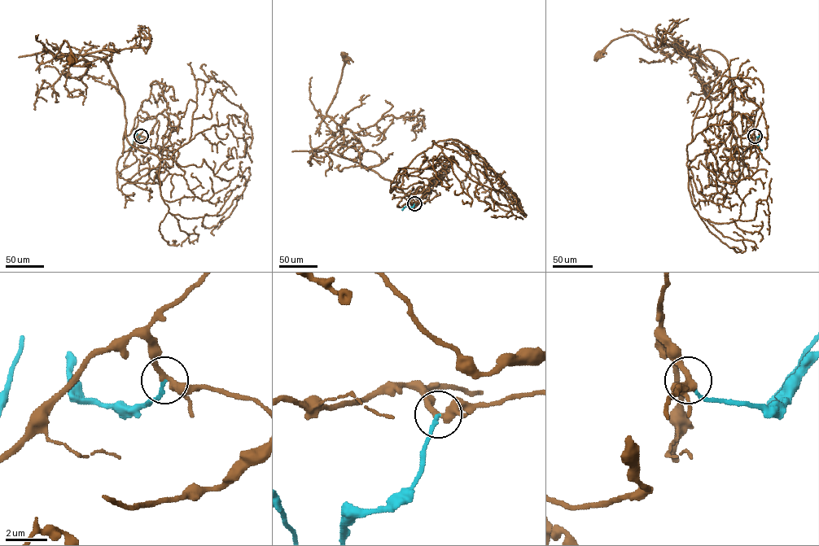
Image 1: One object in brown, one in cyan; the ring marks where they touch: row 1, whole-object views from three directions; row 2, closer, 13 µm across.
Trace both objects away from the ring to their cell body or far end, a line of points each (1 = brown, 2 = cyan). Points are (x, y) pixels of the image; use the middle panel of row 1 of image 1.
1: (414, 203), (397, 206), (410, 193), (396, 190), (400, 181), (330, 151), (341, 127), (326, 112), (344, 55)
2: (414, 203), (410, 209), (407, 206), (402, 210)

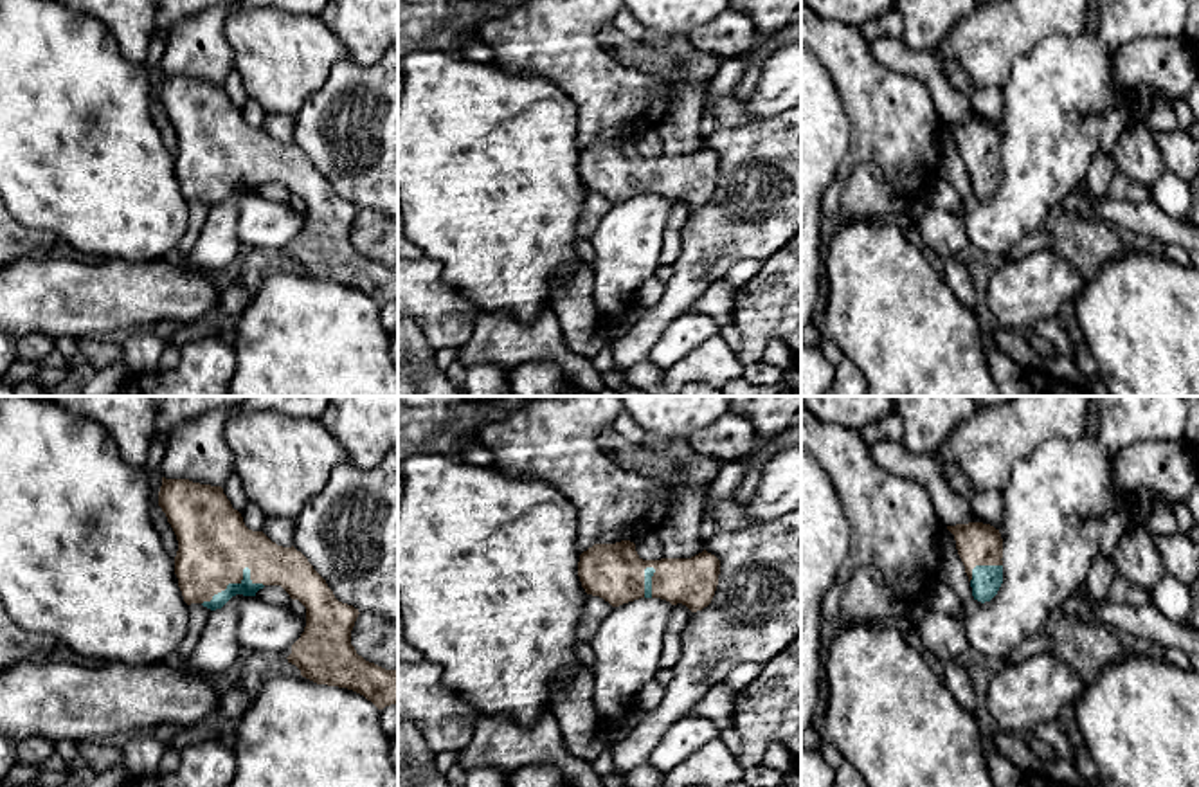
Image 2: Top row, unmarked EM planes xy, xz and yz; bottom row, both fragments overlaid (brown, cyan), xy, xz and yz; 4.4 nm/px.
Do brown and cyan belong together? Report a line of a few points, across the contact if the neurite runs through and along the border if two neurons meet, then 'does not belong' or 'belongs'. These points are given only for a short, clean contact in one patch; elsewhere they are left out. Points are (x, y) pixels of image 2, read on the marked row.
line xy (215, 546), (240, 571), (240, 580), (245, 587); belongs

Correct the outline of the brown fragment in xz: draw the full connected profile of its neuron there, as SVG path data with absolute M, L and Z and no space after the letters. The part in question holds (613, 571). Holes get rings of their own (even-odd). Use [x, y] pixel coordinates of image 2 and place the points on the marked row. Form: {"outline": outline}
{"outline": "M630 540L594 544L578 562L585 593L612 607L639 598L661 598L697 612L711 603L718 574L720 560L706 549L691 558L643 560Z"}

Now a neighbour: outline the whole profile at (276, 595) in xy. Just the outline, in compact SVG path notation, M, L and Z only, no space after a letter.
M265 585L256 596L266 603L286 607L290 605L290 594L281 585Z

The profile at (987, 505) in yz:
M936 457L940 470L947 477L949 484L963 497L969 499L974 513L987 520L996 529L1003 522L1003 493L999 490L978 492L970 486L967 475L952 463Z

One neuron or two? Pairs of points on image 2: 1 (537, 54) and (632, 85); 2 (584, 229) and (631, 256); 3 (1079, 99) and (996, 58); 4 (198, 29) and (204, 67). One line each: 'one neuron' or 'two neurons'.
1: one neuron
2: two neurons
3: two neurons
4: one neuron

